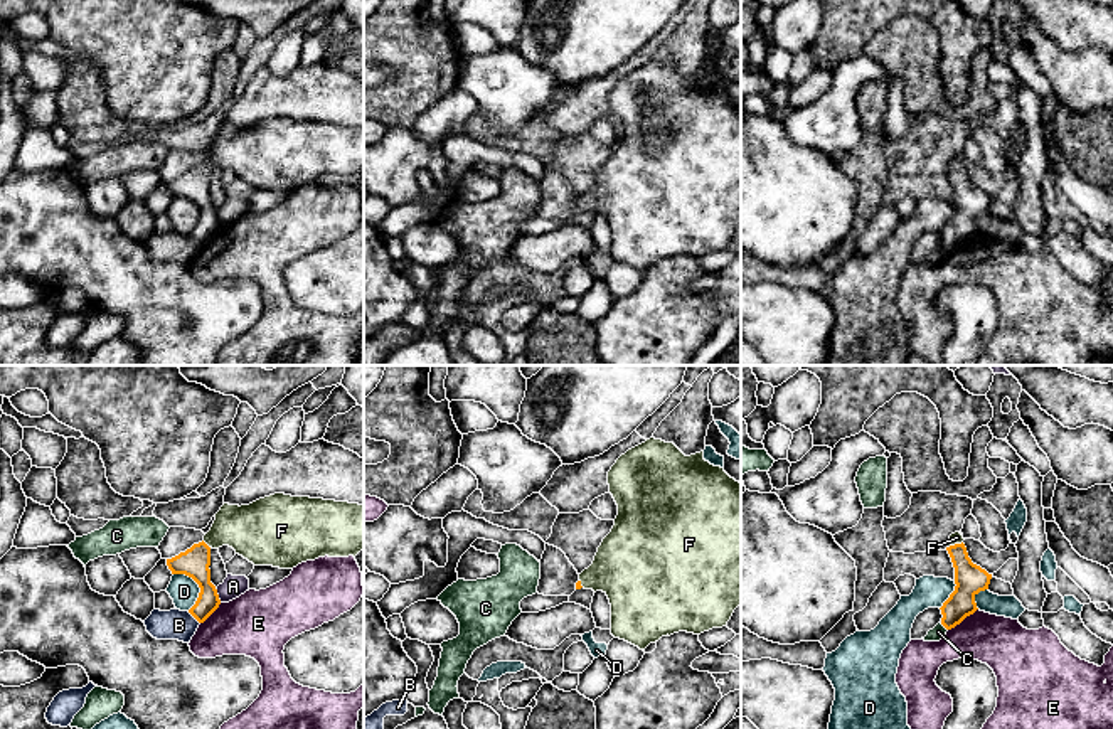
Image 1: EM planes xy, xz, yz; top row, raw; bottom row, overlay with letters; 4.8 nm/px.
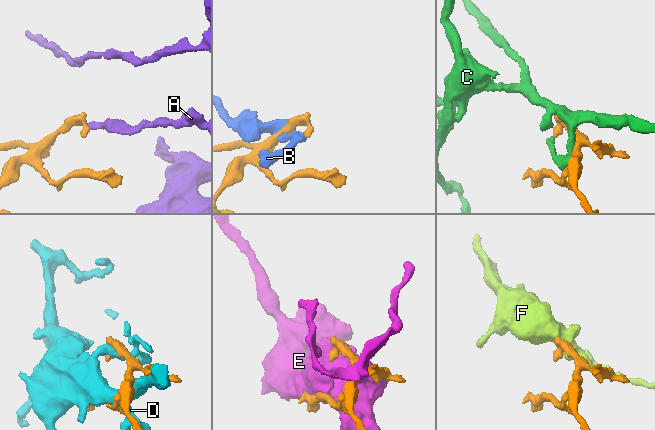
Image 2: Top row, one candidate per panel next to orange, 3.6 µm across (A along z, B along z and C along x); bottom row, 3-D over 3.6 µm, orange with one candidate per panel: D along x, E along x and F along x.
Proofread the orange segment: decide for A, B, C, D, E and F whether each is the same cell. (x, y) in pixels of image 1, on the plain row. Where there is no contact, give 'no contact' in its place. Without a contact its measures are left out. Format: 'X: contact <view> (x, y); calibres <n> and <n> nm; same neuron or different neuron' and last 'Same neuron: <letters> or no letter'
A: contact xy (218, 218); calibres 140 and 110 nm; different neuron
B: contact xy (194, 239); calibres 130 and 140 nm; different neuron
C: contact yz (943, 248); calibres 140 and 70 nm; different neuron
D: contact xy (199, 209); calibres 140 and 140 nm; different neuron
E: contact yz (962, 243); calibres 150 and 240 nm; different neuron
F: contact xy (206, 167); calibres 140 and 260 nm; same neuron
Same neuron: F

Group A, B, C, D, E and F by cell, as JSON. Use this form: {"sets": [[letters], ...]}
{"sets": [["A"], ["B"], ["C"], ["D"], ["E"], ["F"]]}

